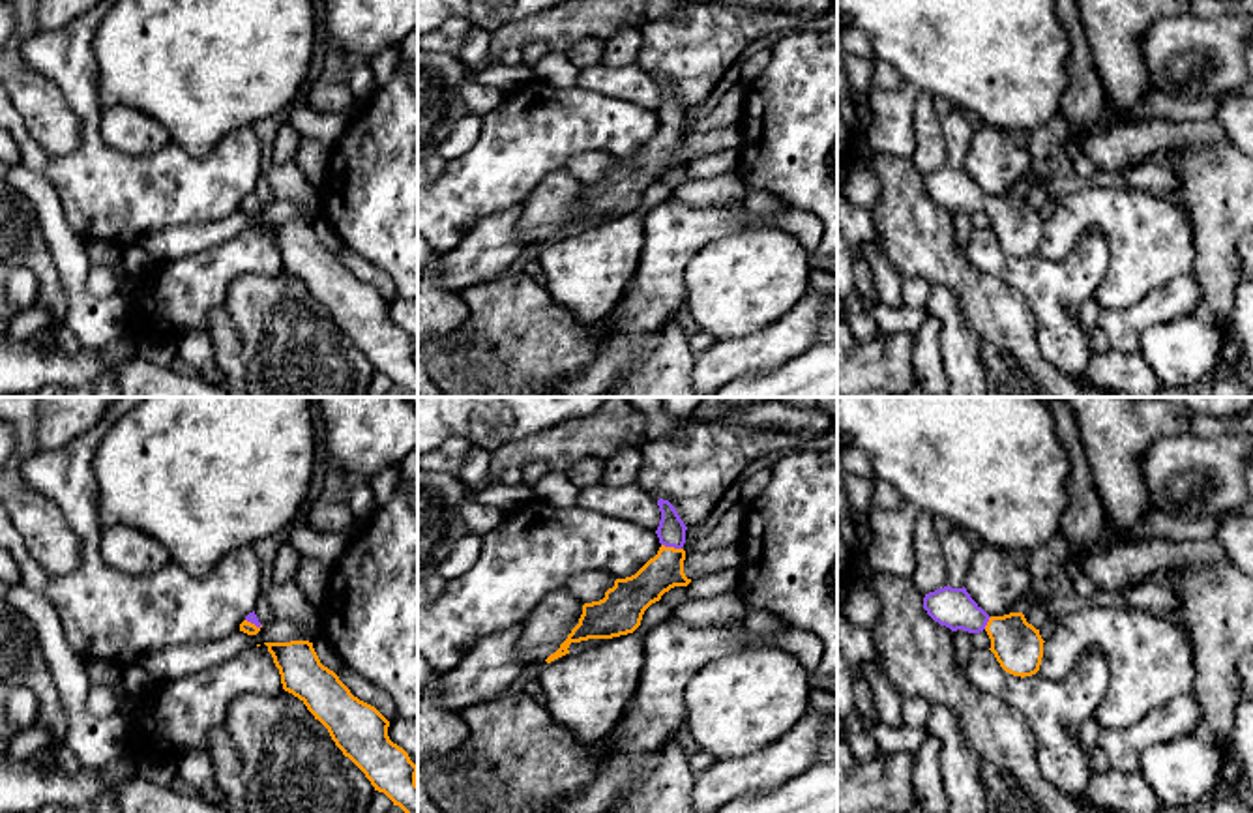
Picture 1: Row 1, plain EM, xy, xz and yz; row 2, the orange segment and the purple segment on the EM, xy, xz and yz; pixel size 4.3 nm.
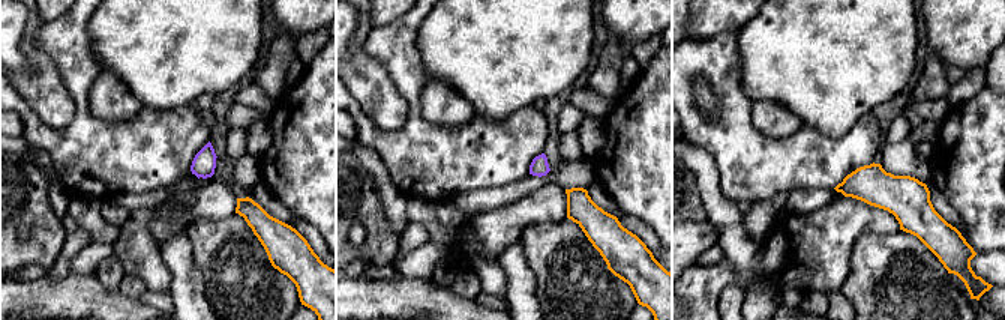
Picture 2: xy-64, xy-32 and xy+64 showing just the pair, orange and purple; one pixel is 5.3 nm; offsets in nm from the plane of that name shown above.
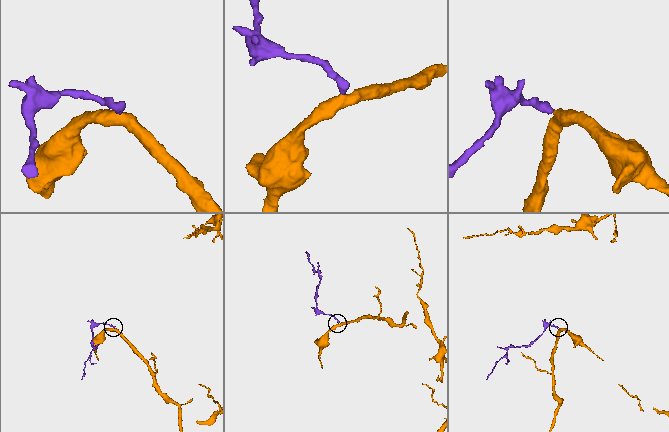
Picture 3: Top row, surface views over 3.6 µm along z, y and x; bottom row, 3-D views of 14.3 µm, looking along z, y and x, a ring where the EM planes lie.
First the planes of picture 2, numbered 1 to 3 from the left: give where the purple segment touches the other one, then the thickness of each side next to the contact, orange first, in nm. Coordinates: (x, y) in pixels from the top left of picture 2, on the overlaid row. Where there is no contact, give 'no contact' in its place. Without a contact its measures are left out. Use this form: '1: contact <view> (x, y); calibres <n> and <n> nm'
1: no contact
2: no contact
3: no contact

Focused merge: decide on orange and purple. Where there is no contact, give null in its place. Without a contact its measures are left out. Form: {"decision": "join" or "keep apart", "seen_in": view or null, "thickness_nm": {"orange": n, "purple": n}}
{"decision": "join", "seen_in": "xz", "thickness_nm": {"orange": 160, "purple": 120}}

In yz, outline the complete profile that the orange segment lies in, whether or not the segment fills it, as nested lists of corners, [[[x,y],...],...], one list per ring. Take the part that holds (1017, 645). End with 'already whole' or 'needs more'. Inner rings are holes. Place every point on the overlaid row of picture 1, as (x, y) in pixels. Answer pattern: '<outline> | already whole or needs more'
[[[944,586],[925,594],[923,609],[951,631],[980,633],[985,629],[991,639],[989,650],[1006,673],[1025,678],[1039,671],[1045,641],[1023,613],[989,616],[965,586]]] | needs more

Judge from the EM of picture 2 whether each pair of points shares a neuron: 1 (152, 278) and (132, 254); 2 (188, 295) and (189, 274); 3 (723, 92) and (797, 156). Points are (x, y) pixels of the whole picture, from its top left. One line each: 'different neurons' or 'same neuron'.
1: same neuron
2: same neuron
3: same neuron

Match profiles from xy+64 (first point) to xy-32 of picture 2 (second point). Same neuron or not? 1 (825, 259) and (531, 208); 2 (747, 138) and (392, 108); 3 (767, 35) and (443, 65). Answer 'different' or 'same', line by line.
1: same
2: different
3: same

